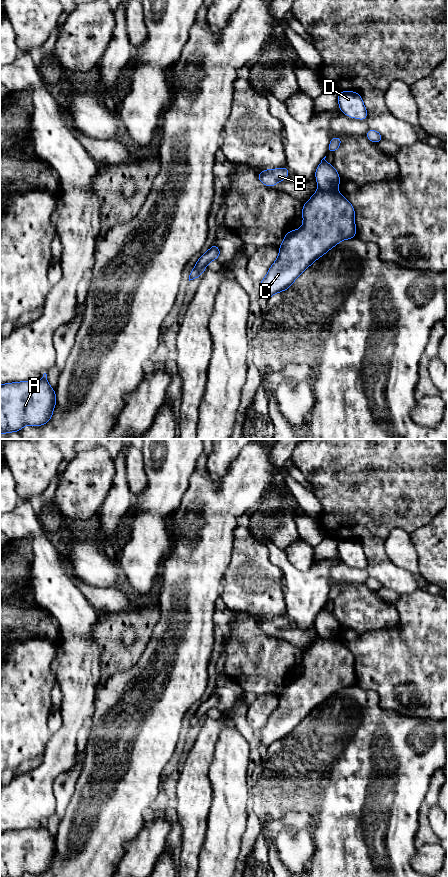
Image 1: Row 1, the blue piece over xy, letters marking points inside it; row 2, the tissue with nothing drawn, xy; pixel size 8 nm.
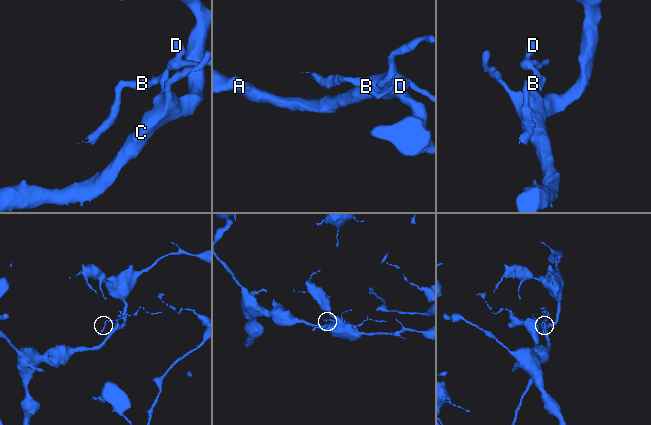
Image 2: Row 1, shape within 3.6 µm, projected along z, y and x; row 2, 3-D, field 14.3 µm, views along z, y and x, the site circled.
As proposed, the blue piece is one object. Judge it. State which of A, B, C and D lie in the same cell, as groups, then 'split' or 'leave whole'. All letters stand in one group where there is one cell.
A C / B D; split

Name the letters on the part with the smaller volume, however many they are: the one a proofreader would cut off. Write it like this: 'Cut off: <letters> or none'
Cut off: B, D

